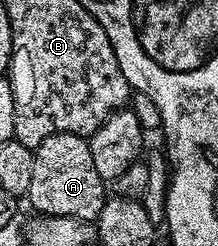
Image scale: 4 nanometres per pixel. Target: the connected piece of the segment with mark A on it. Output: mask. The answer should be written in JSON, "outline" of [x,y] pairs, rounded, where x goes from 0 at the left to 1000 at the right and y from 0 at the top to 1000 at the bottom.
{"outline":[[[252,541],[206,565],[183,589],[161,593],[156,711],[138,728],[119,817],[133,817],[165,846],[161,862],[170,870],[216,874],[225,882],[349,882],[362,898],[436,902],[486,813],[477,764],[486,764],[486,740],[477,724],[450,711],[450,695],[431,679],[422,593],[372,545]]]}

